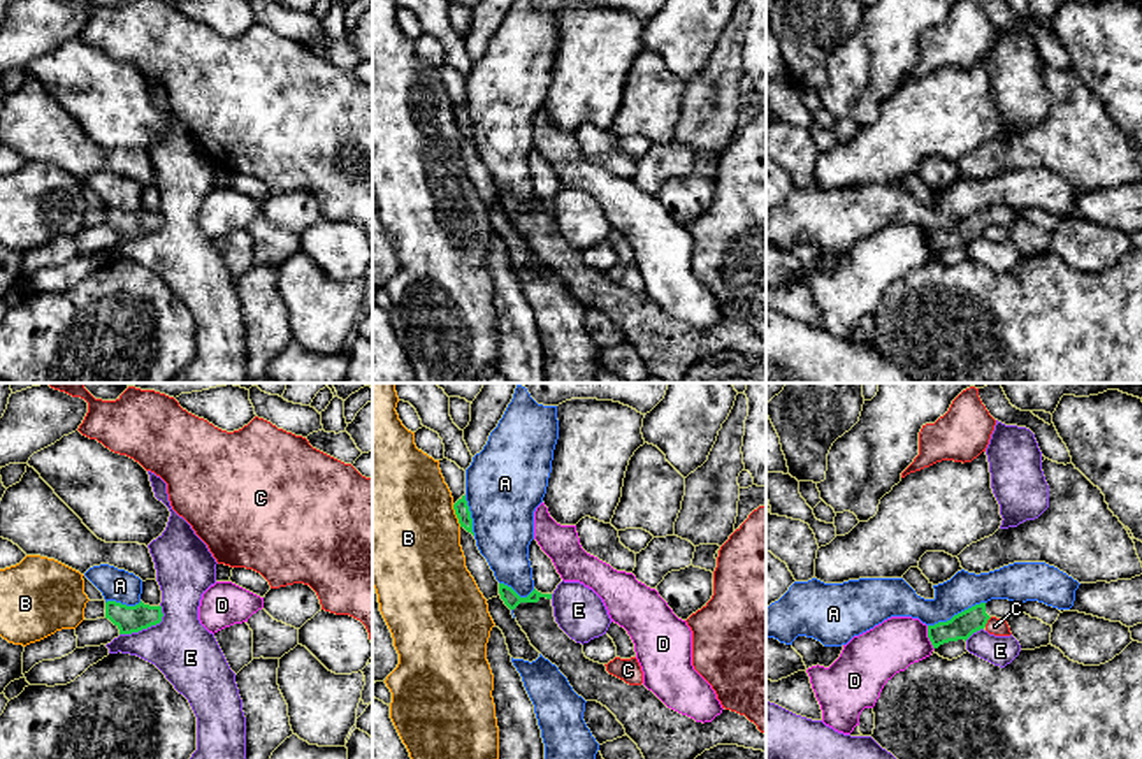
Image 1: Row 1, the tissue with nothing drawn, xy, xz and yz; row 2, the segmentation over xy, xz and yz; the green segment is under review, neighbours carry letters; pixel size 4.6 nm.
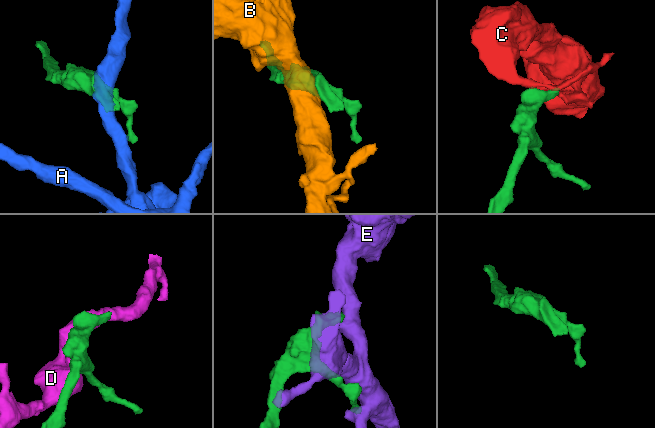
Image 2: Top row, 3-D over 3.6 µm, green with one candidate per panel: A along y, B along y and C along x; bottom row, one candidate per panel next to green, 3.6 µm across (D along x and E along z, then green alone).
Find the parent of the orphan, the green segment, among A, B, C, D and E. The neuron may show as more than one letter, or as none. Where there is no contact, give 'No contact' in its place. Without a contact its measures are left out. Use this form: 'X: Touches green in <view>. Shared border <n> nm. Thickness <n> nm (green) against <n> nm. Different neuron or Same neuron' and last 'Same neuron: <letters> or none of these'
A: Touches green in yz. Shared border 280 nm. Thickness 120 nm (green) against 160 nm. Different neuron
B: Touches green in xz. Shared border 110 nm. Thickness 70 nm (green) against 480 nm. Different neuron
C: Touches green in yz. Shared border 60 nm. Thickness 120 nm (green) against 80 nm. Different neuron
D: Touches green in yz. Shared border 120 nm. Thickness 120 nm (green) against 240 nm. Different neuron
E: Touches green in xy. Shared border 240 nm. Thickness 130 nm (green) against 280 nm. Different neuron
Same neuron: none of these

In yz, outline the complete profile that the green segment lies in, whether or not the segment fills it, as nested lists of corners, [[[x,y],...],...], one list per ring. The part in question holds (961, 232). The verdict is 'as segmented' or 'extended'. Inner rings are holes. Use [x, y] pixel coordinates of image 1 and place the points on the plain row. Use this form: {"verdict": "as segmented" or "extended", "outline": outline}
{"verdict": "extended", "outline": [[[991,206],[954,221],[947,228],[928,232],[928,244],[933,255],[938,255],[940,251],[949,248],[966,248],[973,239],[984,235],[991,223],[1008,227],[1017,218],[1019,213],[1014,207]]]}

